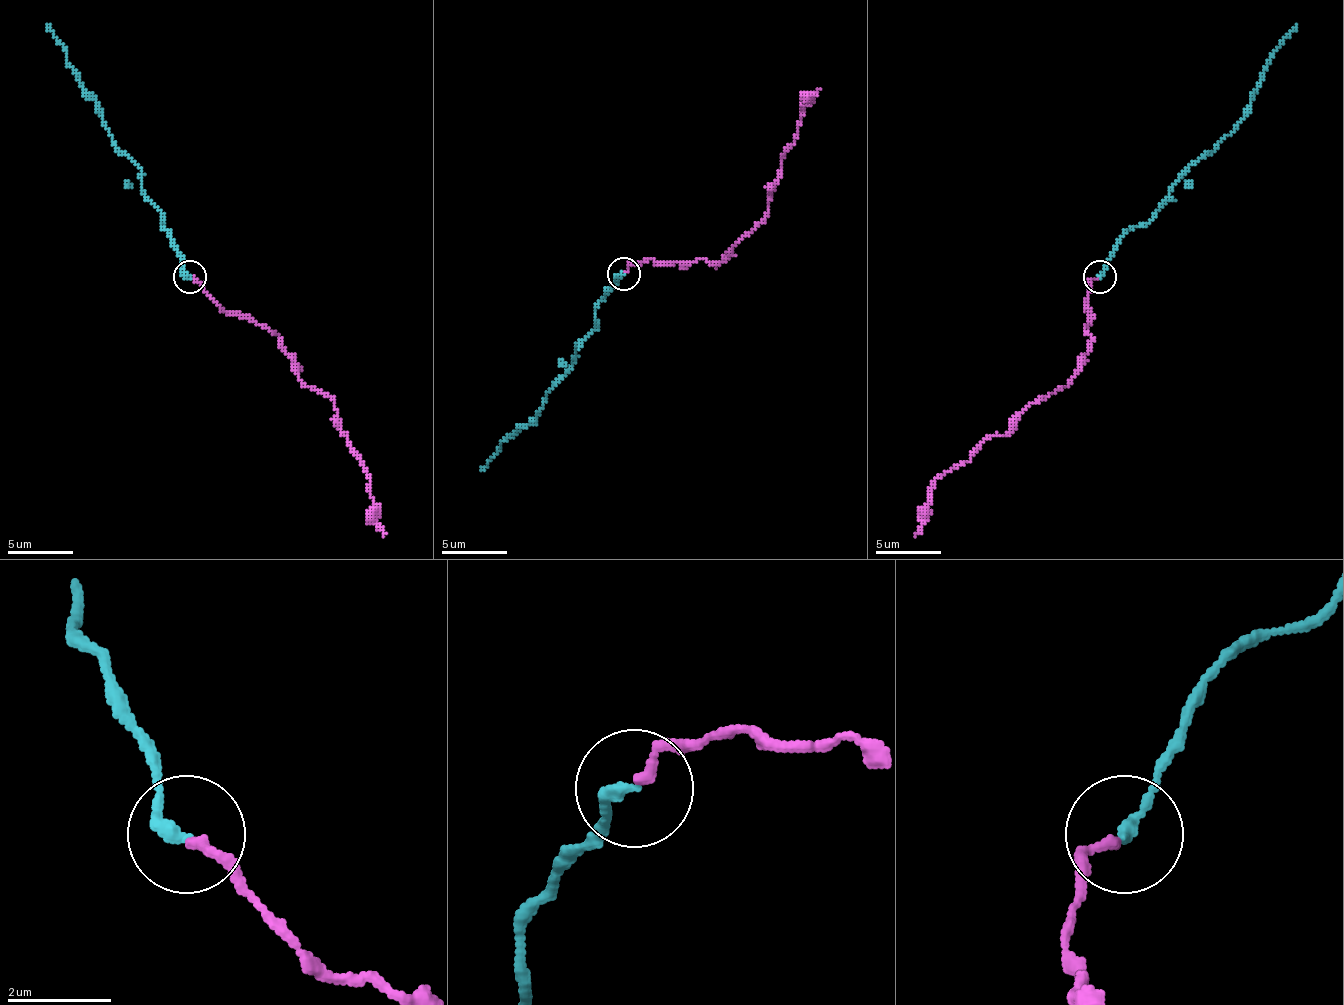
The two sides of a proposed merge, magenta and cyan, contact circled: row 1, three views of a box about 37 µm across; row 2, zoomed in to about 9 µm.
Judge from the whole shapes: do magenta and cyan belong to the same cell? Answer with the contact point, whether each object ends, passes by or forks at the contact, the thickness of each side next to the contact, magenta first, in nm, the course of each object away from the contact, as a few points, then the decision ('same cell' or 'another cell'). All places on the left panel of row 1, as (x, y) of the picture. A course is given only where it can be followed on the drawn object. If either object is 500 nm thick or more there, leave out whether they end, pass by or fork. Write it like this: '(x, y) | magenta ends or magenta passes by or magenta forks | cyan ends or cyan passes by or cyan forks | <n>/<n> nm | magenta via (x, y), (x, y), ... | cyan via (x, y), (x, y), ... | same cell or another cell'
(190, 276) | magenta ends | cyan ends | 190/240 nm | magenta via (190, 279), (220, 305), (269, 328), (295, 373), (331, 399), (337, 425), (367, 471), (373, 520), (383, 536) | cyan via (190, 275), (177, 246), (161, 227), (161, 217), (141, 184), (141, 171), (112, 142), (102, 116), (47, 24) | same cell

